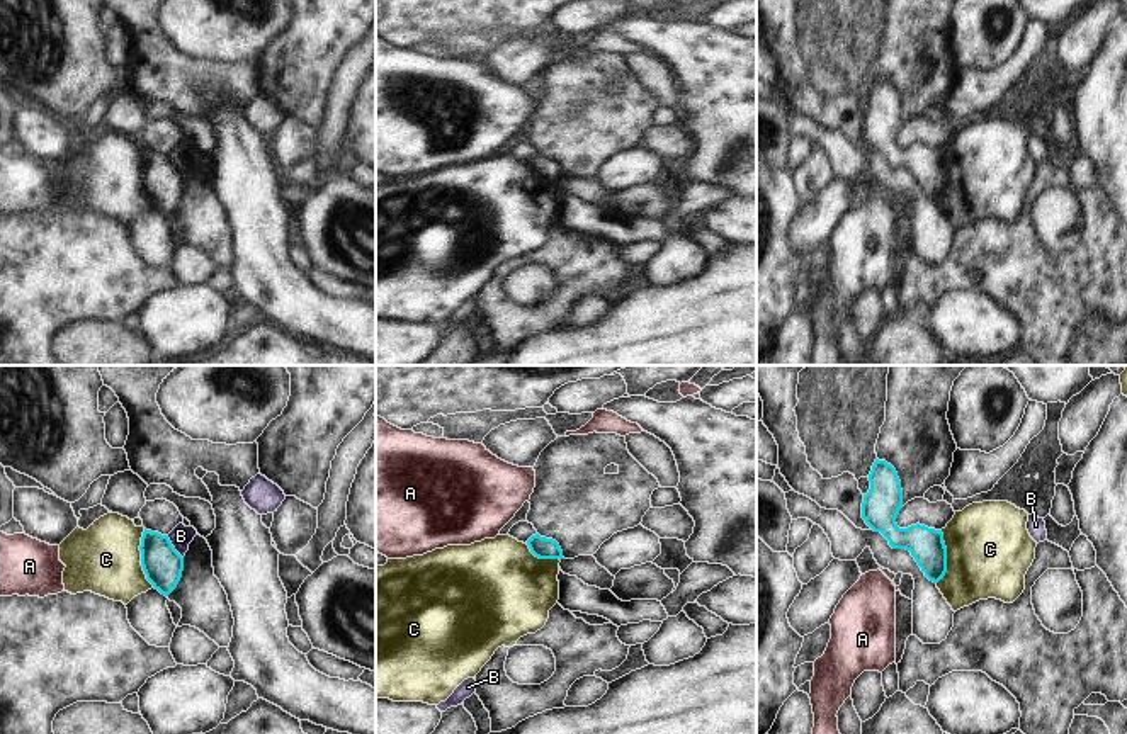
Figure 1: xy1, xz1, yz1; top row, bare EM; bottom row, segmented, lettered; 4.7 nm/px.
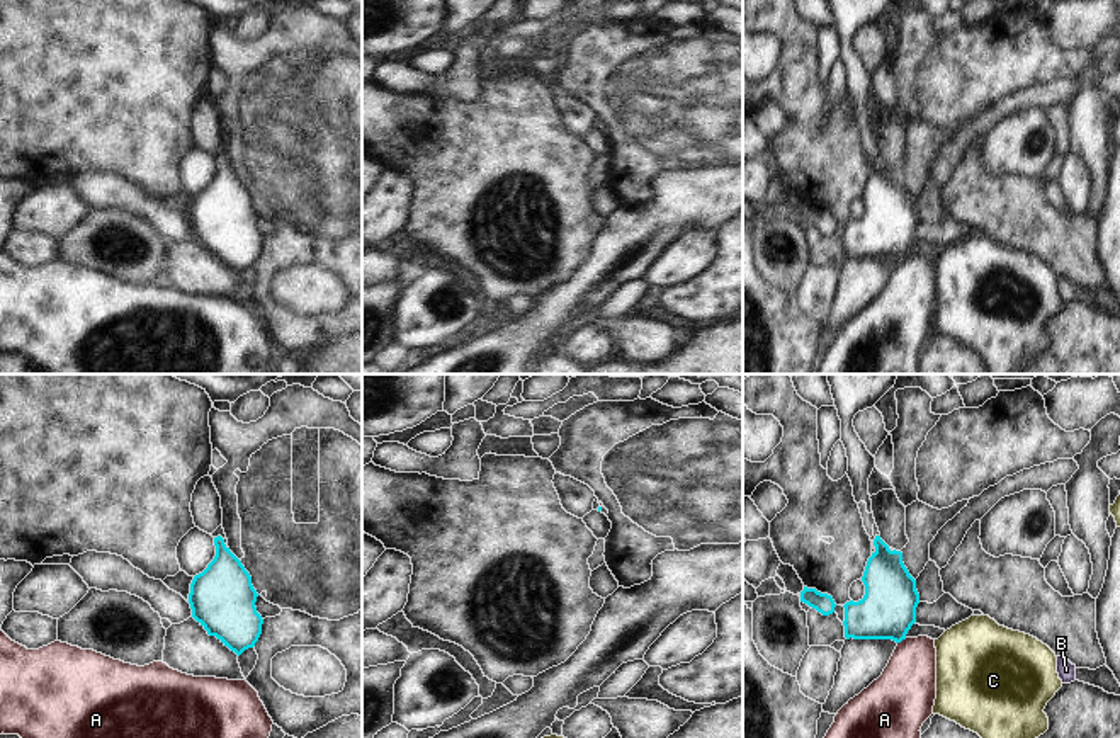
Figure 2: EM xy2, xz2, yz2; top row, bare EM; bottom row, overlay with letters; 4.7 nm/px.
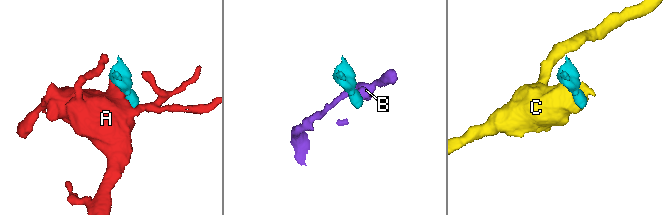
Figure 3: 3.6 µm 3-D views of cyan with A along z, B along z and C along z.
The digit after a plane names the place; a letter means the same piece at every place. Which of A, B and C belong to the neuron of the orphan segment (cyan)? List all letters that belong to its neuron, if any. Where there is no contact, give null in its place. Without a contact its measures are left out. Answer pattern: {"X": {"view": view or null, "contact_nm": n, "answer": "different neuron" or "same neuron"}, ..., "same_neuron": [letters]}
{"A": {"view": "yz2", "contact_nm": 50, "answer": "different neuron"}, "B": {"view": "xy1", "contact_nm": 130, "answer": "different neuron"}, "C": {"view": "xy1", "contact_nm": 280, "answer": "different neuron"}, "same_neuron": []}

